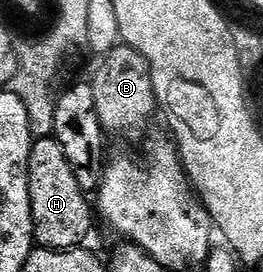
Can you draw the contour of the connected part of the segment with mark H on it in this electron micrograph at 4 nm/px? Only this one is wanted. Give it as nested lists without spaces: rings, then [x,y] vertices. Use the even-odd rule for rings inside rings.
[[[55,138],[37,139],[33,143],[28,159],[28,189],[35,243],[53,250],[81,247],[92,228],[94,208],[78,186],[78,178],[74,178],[74,170],[70,170],[70,162],[66,162],[66,154],[62,154],[62,146],[58,146]]]

